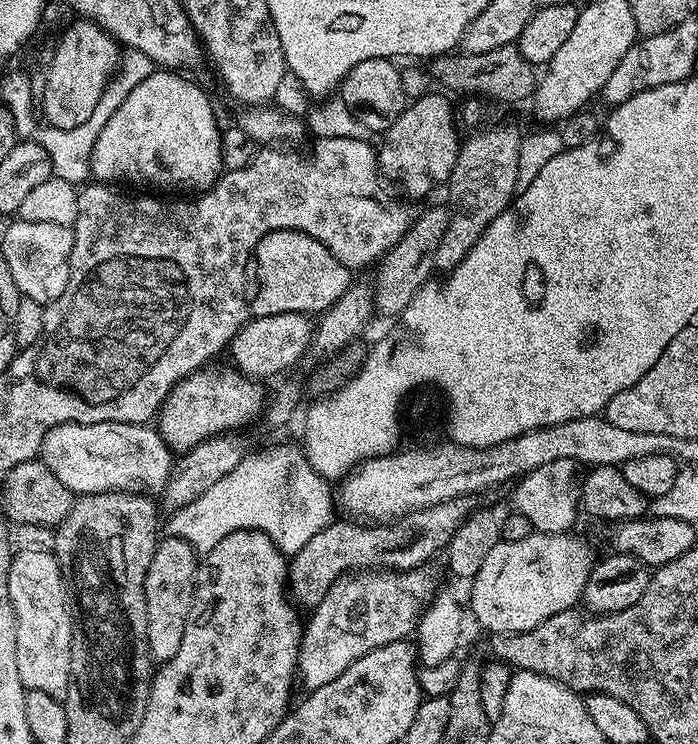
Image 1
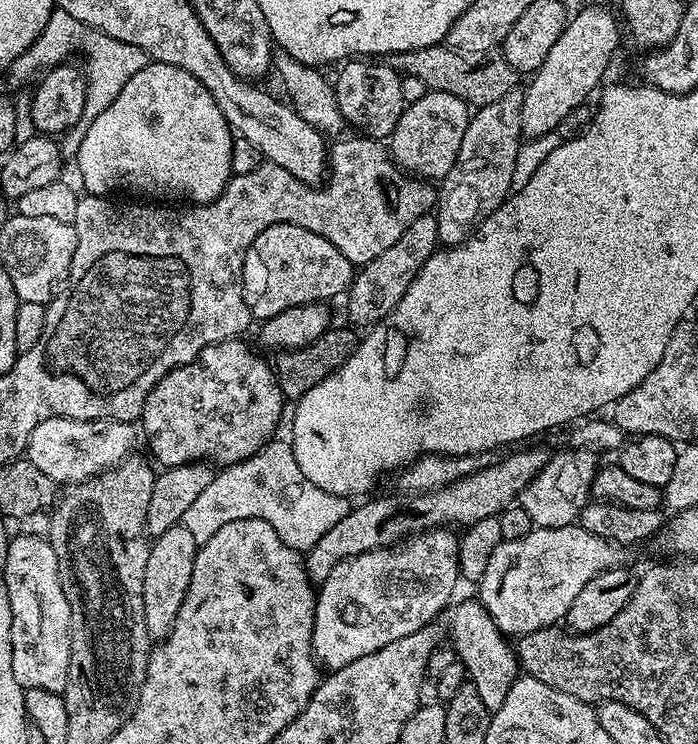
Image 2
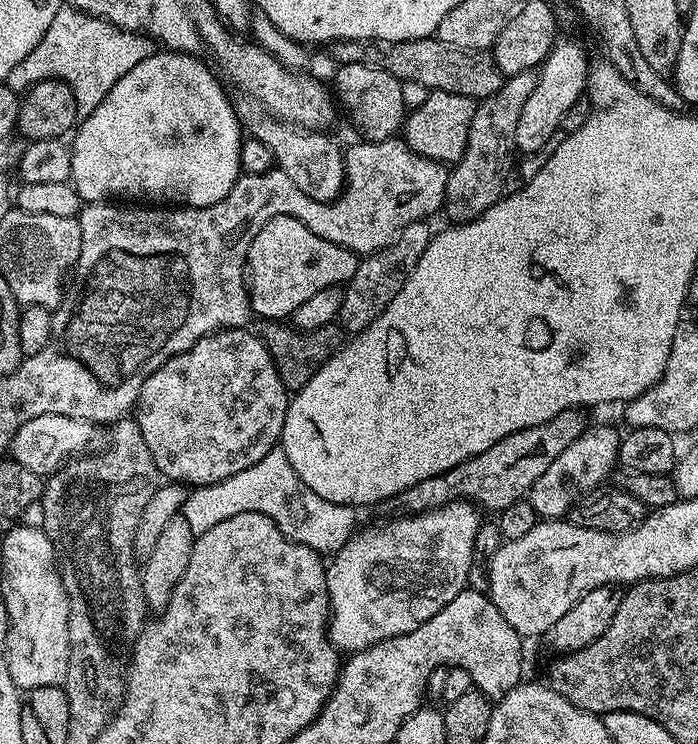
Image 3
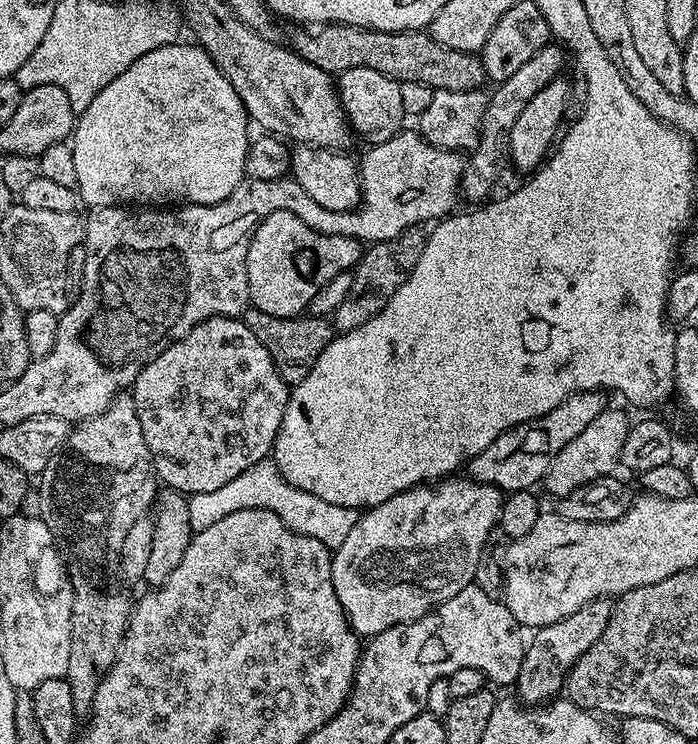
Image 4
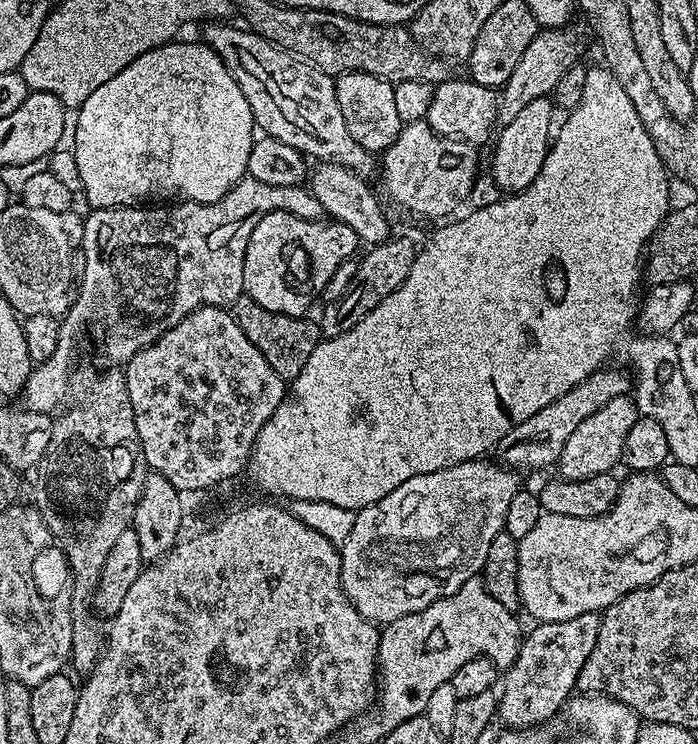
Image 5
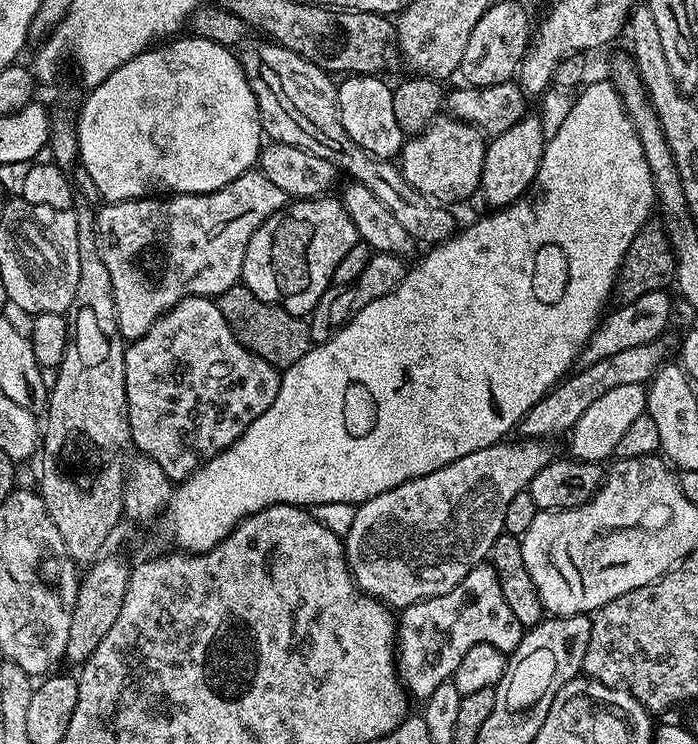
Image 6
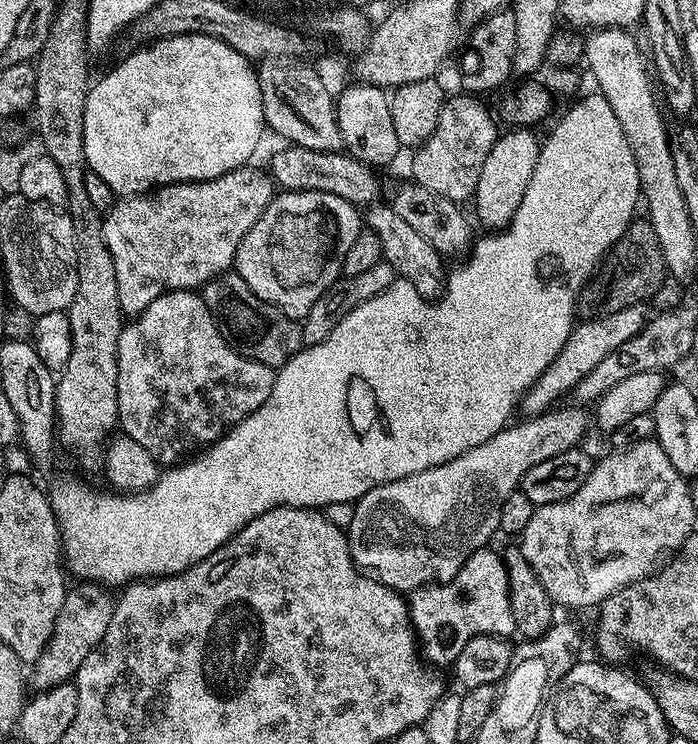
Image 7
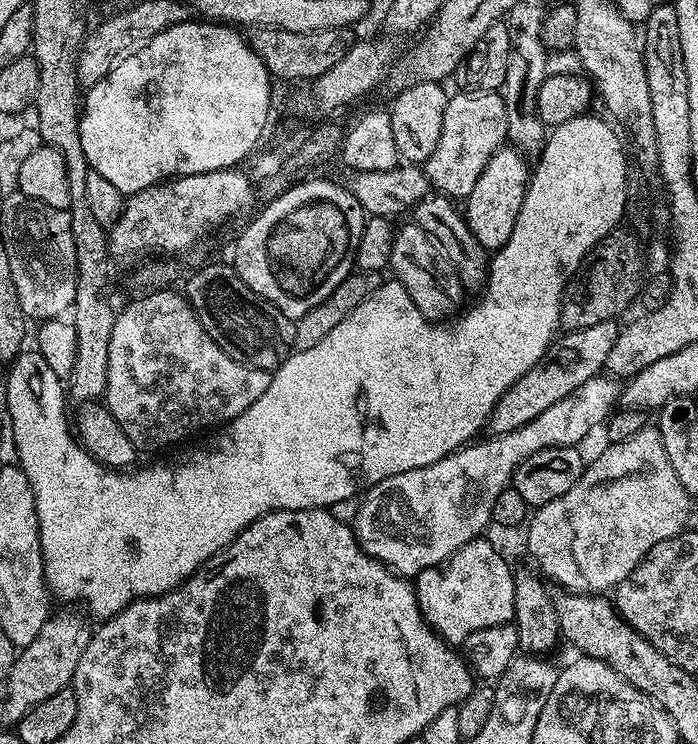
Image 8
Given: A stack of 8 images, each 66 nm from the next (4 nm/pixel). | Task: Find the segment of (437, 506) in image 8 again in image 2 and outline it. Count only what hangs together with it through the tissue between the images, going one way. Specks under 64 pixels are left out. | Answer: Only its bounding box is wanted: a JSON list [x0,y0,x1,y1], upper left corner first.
[312,527,461,670]

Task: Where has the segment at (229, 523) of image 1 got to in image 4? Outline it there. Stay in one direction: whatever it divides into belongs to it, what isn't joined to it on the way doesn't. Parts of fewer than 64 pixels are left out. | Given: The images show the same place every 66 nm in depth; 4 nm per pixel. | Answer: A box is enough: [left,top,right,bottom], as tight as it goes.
[188,460,360,550]

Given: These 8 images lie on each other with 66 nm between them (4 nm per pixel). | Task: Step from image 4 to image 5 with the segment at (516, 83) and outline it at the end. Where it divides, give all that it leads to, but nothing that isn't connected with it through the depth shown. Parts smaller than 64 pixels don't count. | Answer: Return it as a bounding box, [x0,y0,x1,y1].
[496,26,584,125]

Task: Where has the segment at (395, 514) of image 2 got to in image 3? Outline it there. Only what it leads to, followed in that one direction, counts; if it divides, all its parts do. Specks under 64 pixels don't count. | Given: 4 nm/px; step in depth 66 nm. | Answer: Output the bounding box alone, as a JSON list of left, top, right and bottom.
[386,408,586,514]

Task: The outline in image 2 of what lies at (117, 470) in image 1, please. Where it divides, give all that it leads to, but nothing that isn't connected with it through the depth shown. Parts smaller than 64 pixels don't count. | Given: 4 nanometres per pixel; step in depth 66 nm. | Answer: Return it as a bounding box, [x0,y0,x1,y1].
[26,418,138,486]

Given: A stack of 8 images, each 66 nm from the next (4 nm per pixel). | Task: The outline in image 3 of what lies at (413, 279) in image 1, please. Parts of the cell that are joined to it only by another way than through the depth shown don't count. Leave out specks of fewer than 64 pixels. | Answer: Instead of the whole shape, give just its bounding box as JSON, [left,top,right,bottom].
[338,220,434,334]

